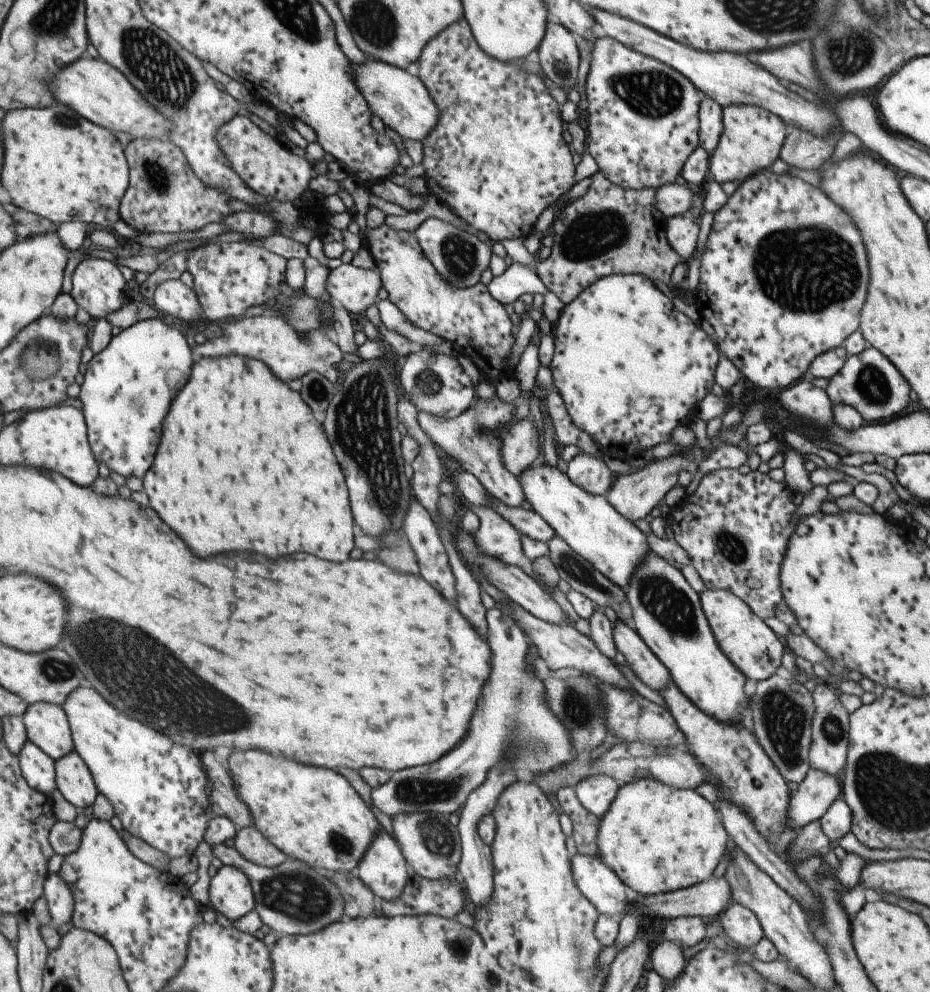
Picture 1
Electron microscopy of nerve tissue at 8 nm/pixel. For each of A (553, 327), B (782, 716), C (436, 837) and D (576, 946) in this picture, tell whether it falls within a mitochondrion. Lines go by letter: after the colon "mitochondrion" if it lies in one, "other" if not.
A: other
B: mitochondrion
C: mitochondrion
D: mitochondrion

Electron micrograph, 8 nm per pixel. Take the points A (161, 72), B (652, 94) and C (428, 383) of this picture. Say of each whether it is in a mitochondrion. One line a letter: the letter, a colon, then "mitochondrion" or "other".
A: mitochondrion
B: mitochondrion
C: mitochondrion

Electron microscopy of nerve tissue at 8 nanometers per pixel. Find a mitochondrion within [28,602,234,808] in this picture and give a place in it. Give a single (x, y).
(53, 669)

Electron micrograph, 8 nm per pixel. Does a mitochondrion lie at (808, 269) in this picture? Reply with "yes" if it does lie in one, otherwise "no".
yes

